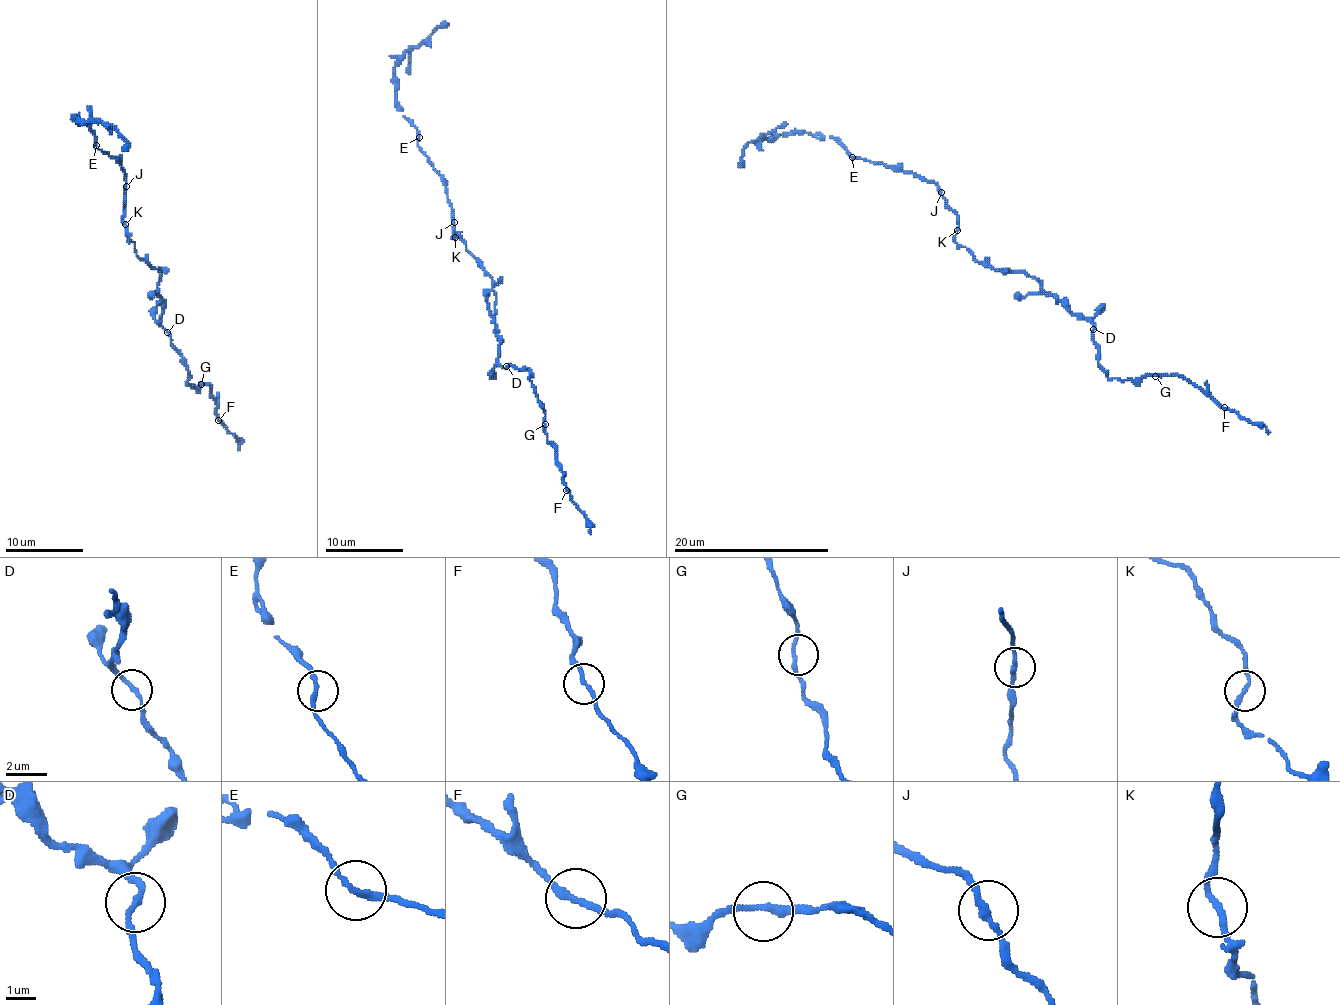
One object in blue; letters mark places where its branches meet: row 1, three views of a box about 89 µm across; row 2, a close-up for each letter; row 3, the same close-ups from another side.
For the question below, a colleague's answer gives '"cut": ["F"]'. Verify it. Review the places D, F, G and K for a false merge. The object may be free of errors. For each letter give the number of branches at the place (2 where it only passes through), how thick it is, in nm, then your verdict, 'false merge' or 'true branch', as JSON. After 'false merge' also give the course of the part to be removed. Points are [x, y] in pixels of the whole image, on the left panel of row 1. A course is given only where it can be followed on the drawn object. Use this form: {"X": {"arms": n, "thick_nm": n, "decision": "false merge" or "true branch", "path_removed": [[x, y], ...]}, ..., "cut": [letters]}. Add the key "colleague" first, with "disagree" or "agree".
{"colleague": "disagree", "D": {"arms": 2, "thick_nm": 200, "decision": "true branch"}, "F": {"arms": 2, "thick_nm": 200, "decision": "true branch"}, "G": {"arms": 2, "thick_nm": 200, "decision": "true branch"}, "K": {"arms": 2, "thick_nm": 190, "decision": "true branch"}, "cut": []}

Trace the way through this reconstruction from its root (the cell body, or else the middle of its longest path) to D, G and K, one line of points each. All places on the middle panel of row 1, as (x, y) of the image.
D: (484, 269), (492, 279), (492, 291), (496, 296), (493, 315), (499, 340), (498, 362), (504, 368), (506, 366)
G: (484, 269), (496, 296), (498, 362), (529, 370), (545, 424)
K: (484, 269), (468, 252), (464, 239), (458, 234), (455, 236)

